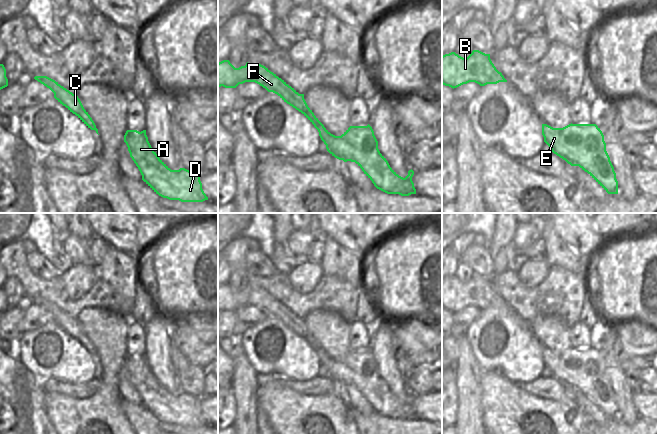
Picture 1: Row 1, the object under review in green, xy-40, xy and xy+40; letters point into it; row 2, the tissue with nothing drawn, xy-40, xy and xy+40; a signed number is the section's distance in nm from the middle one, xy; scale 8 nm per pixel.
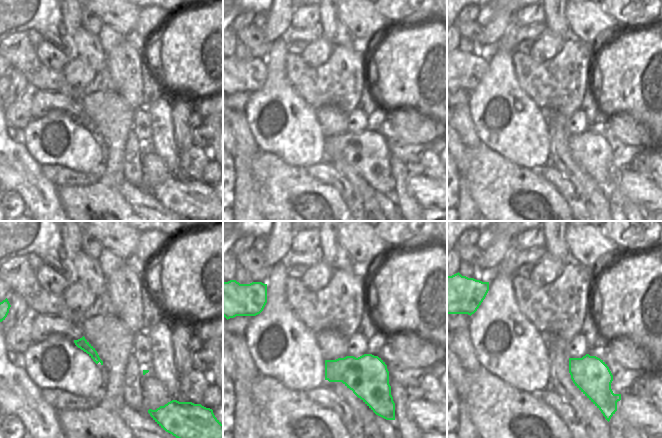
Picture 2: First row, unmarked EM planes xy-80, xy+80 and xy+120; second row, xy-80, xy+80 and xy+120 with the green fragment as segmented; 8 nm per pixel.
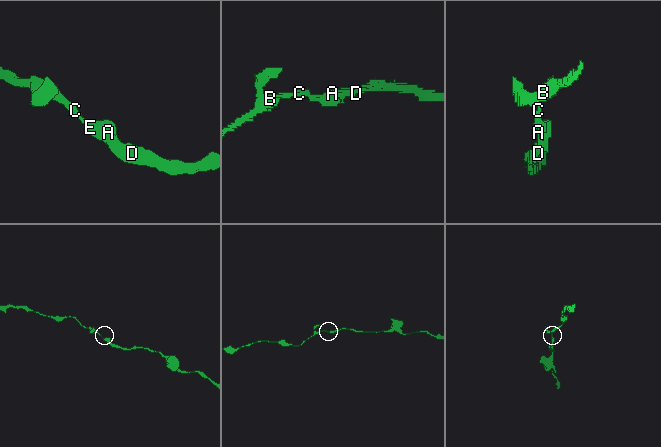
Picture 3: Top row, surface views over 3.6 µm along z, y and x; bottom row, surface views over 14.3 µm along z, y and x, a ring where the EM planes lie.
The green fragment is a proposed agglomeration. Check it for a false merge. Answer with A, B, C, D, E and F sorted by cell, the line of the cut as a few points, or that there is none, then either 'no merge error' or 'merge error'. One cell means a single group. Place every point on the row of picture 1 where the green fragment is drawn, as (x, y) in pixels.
A B C D E F | no cut | no merge error

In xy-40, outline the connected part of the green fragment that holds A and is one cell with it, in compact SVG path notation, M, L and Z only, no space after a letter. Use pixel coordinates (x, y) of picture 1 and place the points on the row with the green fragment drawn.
M127 130L124 142L138 167L142 180L159 196L181 202L203 202L208 197L202 189L200 174L185 168L171 170L152 149L146 130Z

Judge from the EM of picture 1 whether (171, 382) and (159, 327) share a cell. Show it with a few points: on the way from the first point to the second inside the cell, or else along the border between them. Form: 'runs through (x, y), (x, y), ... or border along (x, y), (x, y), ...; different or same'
runs through (162, 368), (159, 362), (159, 341); same

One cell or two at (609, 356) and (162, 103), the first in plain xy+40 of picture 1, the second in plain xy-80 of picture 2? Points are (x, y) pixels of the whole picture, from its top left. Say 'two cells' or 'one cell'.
one cell

